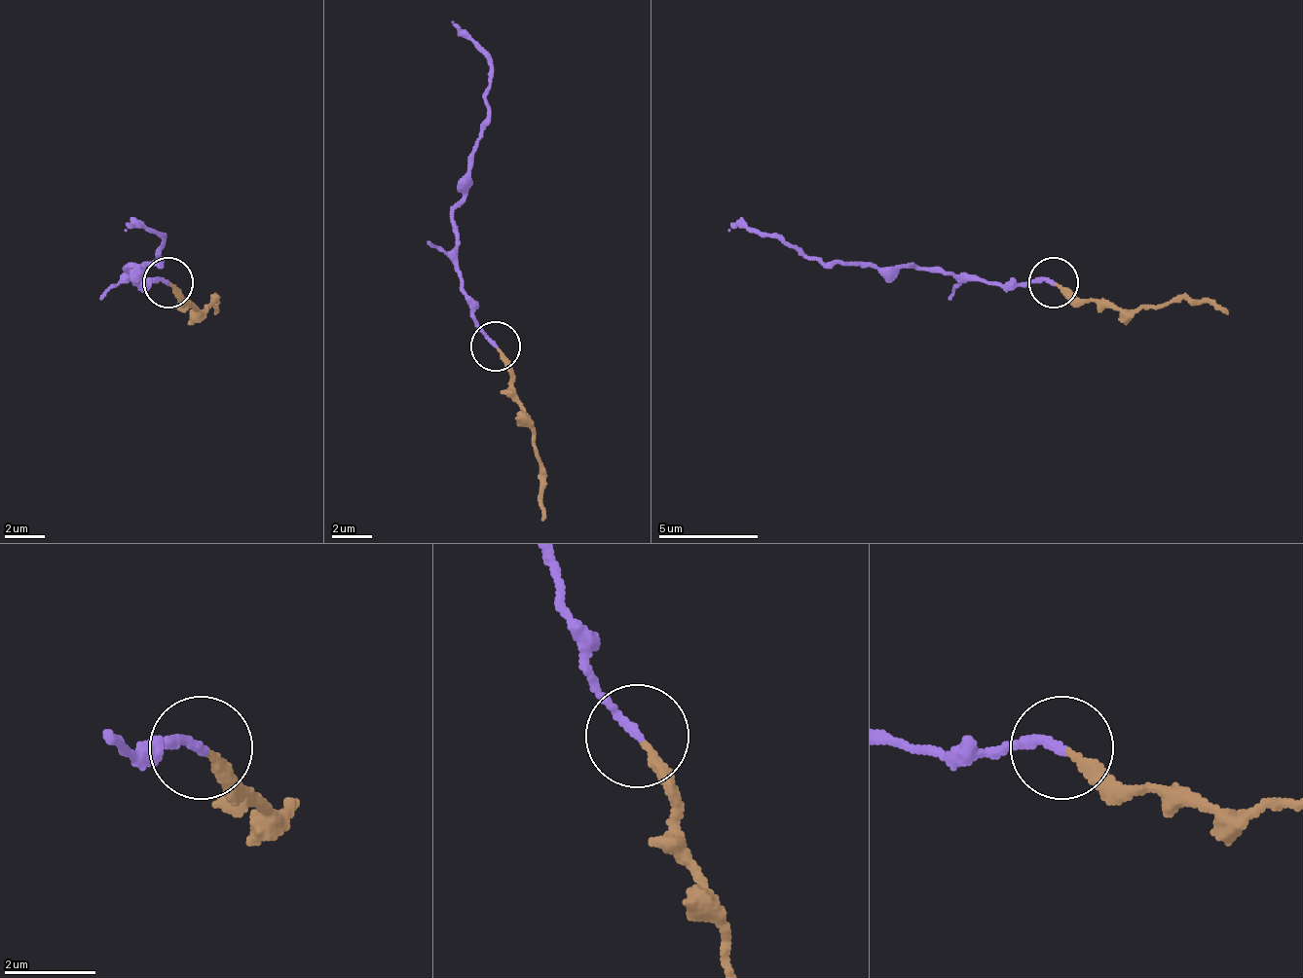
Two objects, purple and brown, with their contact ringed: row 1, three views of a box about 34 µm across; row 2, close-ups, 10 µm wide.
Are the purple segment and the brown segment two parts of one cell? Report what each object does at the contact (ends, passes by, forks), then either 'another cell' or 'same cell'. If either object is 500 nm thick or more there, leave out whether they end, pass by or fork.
purple ends; brown ends; same cell

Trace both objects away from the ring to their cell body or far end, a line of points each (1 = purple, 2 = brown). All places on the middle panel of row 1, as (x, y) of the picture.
1: (496, 344), (462, 285), (451, 205), (481, 121), (491, 65), (451, 20)
2: (496, 349), (541, 464), (541, 504), (546, 519)

